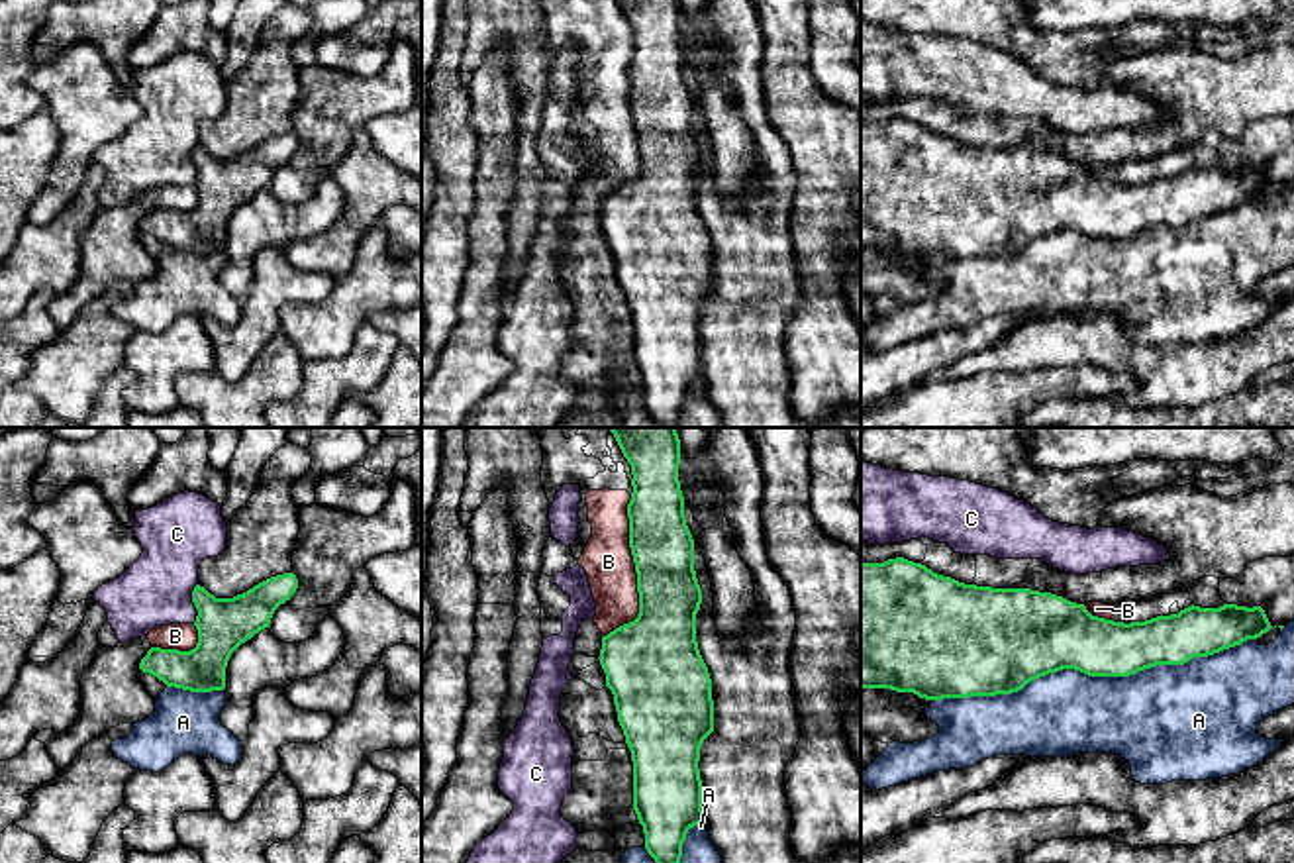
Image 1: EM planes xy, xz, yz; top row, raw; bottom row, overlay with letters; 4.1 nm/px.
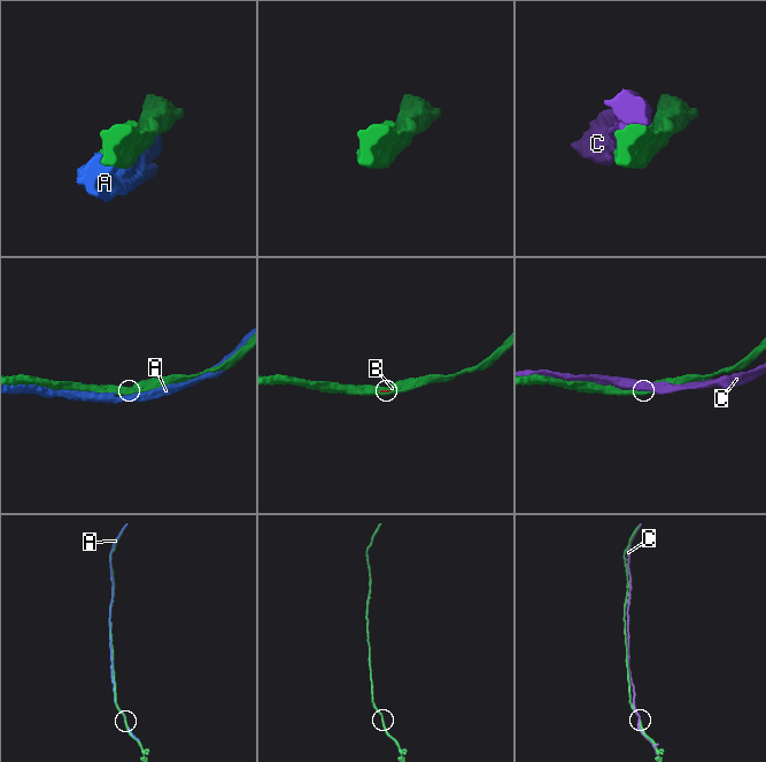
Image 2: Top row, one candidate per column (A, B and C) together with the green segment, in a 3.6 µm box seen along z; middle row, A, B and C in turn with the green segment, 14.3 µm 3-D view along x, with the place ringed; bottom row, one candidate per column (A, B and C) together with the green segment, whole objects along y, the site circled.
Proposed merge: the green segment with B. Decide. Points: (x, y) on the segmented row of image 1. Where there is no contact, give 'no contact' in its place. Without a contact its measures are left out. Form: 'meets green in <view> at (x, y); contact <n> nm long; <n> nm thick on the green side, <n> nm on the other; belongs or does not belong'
meets green in xz at (636, 571); contact 600 nm long; 260 nm thick on the green side, 200 nm on the other; does not belong

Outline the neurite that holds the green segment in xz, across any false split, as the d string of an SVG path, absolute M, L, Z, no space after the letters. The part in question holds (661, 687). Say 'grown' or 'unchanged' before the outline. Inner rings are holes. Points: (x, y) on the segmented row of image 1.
unchanged; M610 428L631 465L629 547L637 573L639 614L602 637L600 665L633 761L633 810L655 863L680 863L690 828L704 824L700 747L714 732L712 679L696 641L702 588L694 539L678 481L676 428Z

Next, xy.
unchanged; M294 573L271 577L233 598L216 598L196 584L192 602L198 610L198 643L190 651L151 647L139 669L167 686L212 692L225 688L225 667L231 653L261 630L269 628L274 610L298 588Z

